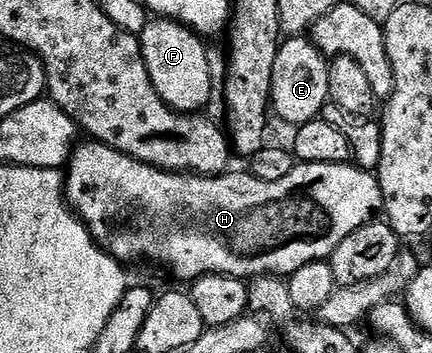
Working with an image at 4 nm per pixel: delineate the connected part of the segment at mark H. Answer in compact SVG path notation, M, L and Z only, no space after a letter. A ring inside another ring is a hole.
M86 142L76 146L65 164L67 206L87 226L96 243L120 263L130 265L148 259L171 267L177 278L186 281L203 275L228 275L244 281L260 275L290 277L305 265L330 260L341 241L383 210L378 178L351 163L299 163L282 181L261 181L246 170L231 169L221 175L162 171L104 143Z

